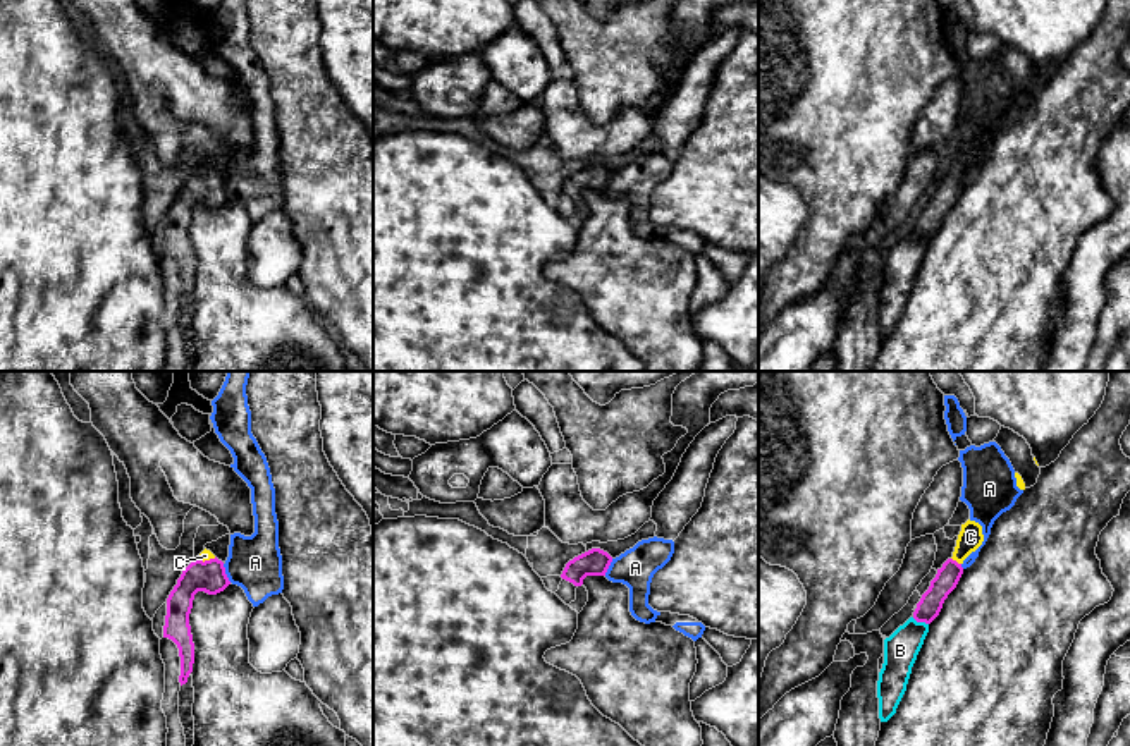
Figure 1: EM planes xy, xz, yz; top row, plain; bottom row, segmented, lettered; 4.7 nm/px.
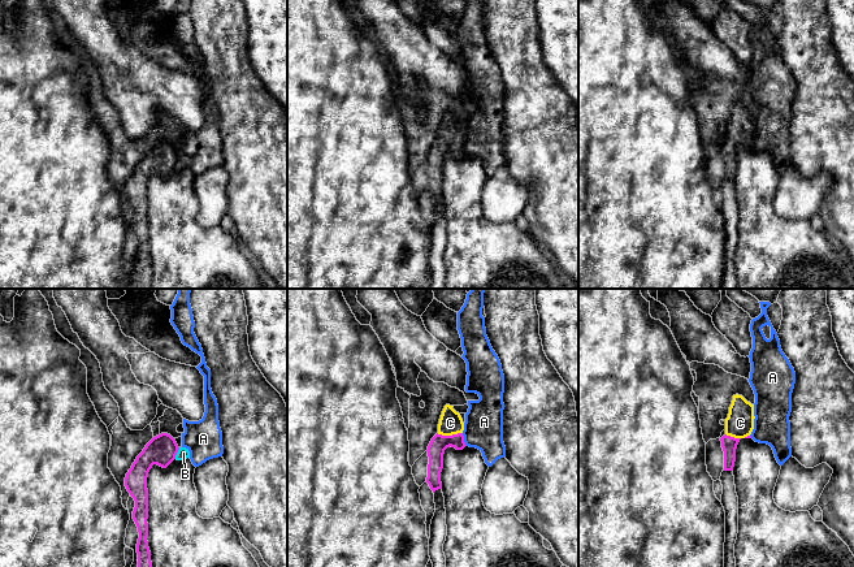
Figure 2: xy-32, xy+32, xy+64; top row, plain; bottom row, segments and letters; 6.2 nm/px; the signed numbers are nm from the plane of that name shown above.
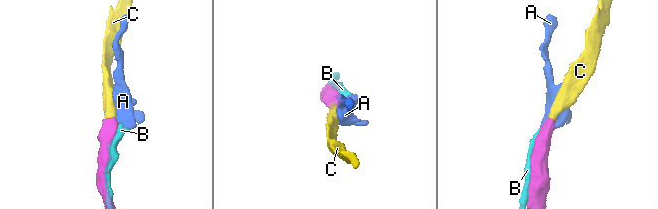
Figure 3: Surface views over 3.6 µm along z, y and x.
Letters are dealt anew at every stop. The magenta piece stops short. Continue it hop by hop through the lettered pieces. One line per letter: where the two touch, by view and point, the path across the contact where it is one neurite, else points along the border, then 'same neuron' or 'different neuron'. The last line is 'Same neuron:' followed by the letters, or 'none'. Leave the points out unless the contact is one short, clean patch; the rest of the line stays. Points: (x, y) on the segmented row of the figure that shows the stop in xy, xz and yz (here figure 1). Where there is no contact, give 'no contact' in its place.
A: xy (224, 573) | along xy (222, 564), (231, 581) | different neuron
B: yz (921, 621) | different neuron
C: yz (955, 561) | across yz (948, 576), (955, 561), (970, 537) | same neuron
Same neuron: C

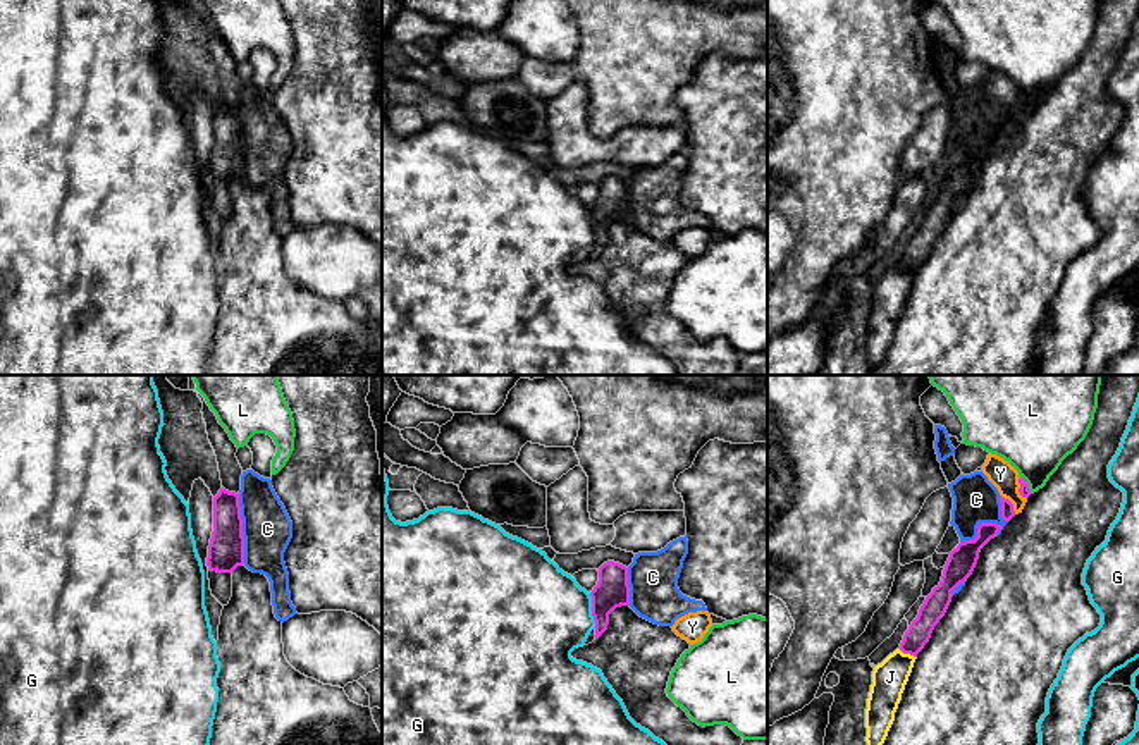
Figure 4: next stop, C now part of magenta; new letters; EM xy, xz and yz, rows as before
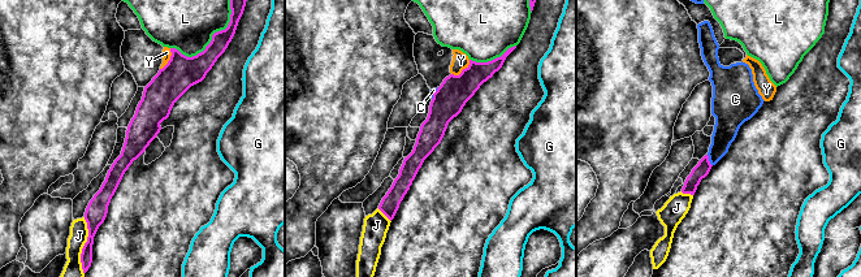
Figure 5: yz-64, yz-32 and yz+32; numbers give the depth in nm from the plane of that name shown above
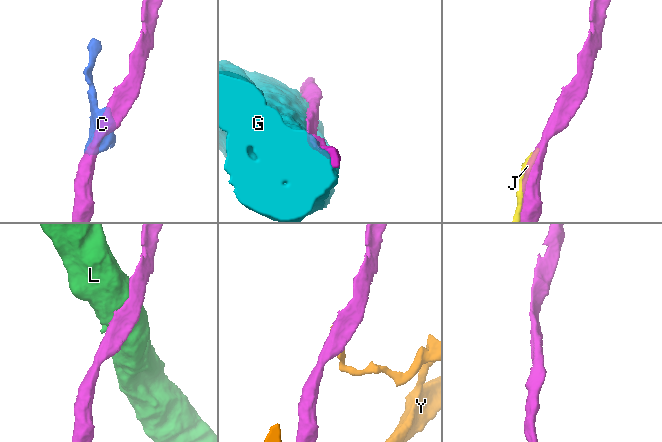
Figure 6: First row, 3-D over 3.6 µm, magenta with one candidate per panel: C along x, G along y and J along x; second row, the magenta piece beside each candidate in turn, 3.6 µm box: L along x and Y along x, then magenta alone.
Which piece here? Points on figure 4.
C: xy (241, 529) | different neuron
G: xz (592, 611) | different neuron
J: yz (907, 652) | different neuron
L: yz (1026, 484) | different neuron
Y: yz (1012, 504) | different neuron
Same neuron: none

